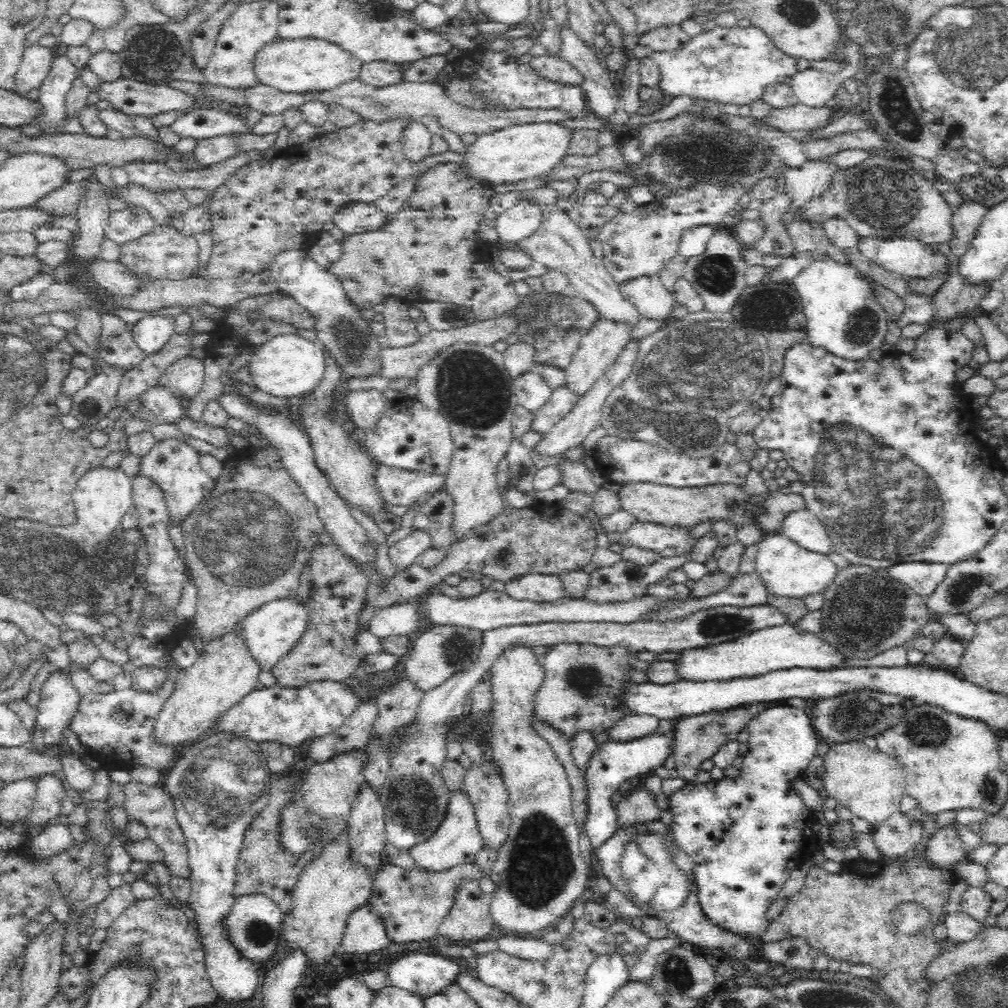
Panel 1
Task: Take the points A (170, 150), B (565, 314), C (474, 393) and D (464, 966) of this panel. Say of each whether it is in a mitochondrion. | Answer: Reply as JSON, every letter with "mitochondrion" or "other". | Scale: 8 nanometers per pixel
{"A":"other","B":"mitochondrion","C":"mitochondrion","D":"other"}

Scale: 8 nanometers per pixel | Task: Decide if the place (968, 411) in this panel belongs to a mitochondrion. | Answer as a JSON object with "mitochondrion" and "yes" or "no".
{"mitochondrion":"no"}

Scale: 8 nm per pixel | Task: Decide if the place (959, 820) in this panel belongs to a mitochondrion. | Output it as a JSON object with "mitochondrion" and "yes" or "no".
{"mitochondrion":"no"}

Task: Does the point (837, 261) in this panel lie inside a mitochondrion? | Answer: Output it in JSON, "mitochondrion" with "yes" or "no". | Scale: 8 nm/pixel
{"mitochondrion":"no"}

